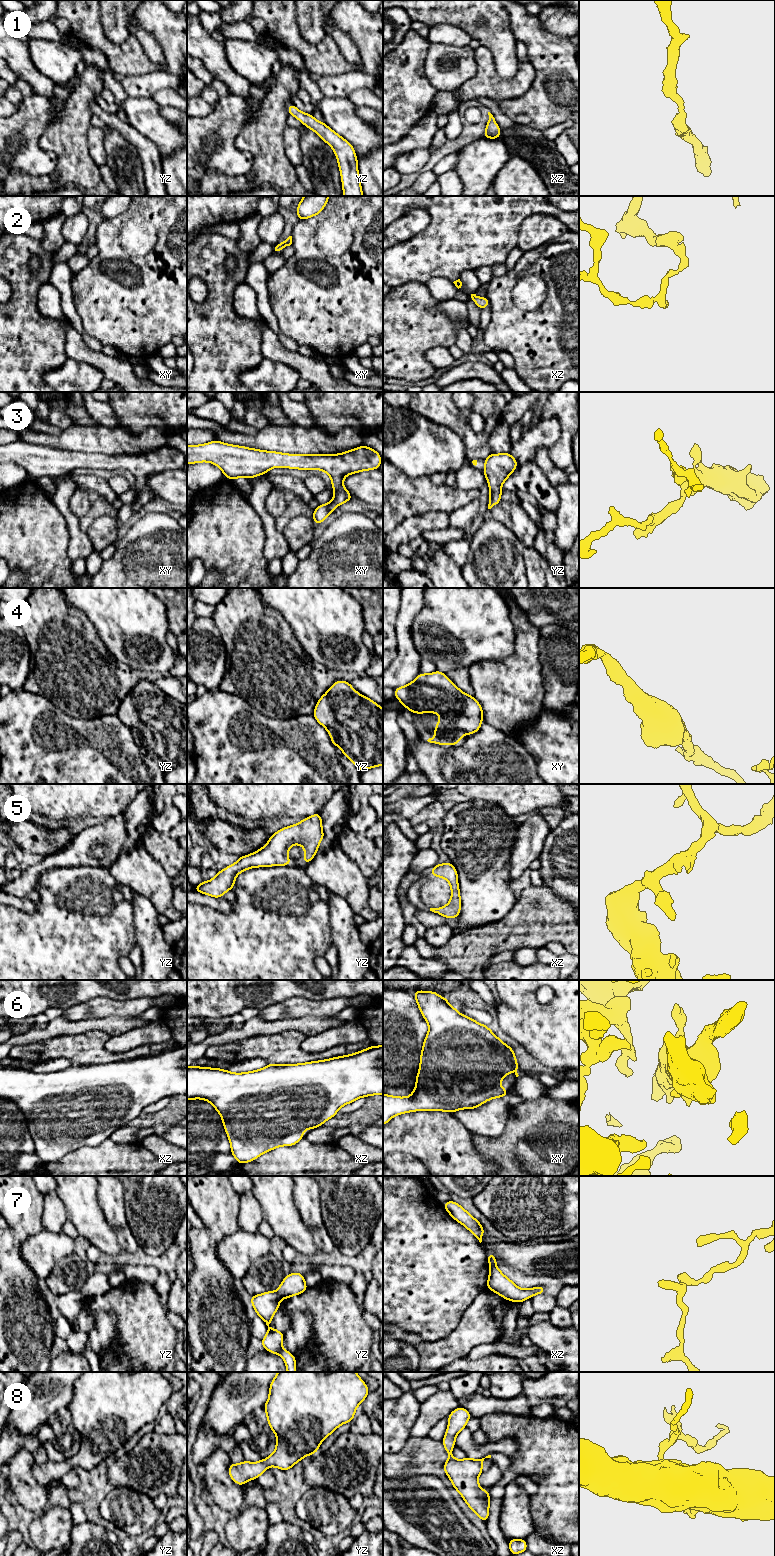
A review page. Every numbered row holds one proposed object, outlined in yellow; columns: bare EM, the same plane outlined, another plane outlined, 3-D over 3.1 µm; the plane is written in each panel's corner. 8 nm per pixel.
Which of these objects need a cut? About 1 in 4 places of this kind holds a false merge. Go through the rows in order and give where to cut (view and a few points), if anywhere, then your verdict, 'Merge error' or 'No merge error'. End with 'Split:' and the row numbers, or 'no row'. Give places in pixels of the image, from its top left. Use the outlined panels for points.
1: No split. No merge error
2: No split. No merge error
3: No split. No merge error
4: No split. No merge error
5: No split. No merge error
6: No split. No merge error
7: Split along yz (276, 1291), (281, 1297). Merge error
8: No split. No merge error
Split: 7

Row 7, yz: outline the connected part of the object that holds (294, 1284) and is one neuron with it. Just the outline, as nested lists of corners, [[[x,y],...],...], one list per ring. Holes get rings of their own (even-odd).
[[[292,1272],[283,1278],[283,1281],[277,1289],[277,1292],[281,1298],[286,1299],[299,1295],[308,1288],[309,1287],[305,1283],[303,1274]]]

